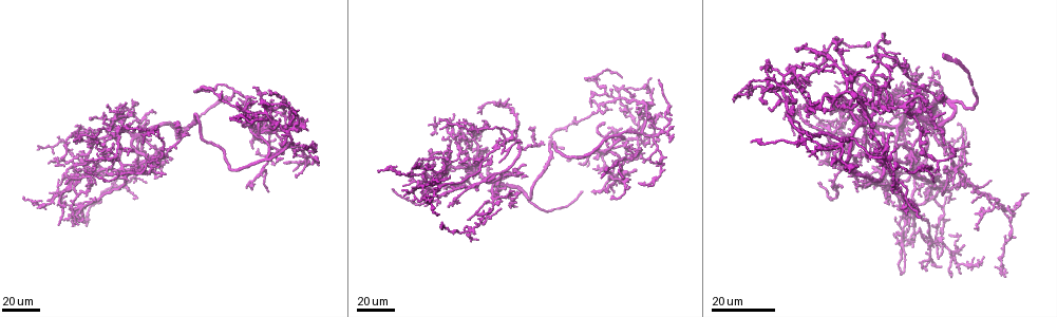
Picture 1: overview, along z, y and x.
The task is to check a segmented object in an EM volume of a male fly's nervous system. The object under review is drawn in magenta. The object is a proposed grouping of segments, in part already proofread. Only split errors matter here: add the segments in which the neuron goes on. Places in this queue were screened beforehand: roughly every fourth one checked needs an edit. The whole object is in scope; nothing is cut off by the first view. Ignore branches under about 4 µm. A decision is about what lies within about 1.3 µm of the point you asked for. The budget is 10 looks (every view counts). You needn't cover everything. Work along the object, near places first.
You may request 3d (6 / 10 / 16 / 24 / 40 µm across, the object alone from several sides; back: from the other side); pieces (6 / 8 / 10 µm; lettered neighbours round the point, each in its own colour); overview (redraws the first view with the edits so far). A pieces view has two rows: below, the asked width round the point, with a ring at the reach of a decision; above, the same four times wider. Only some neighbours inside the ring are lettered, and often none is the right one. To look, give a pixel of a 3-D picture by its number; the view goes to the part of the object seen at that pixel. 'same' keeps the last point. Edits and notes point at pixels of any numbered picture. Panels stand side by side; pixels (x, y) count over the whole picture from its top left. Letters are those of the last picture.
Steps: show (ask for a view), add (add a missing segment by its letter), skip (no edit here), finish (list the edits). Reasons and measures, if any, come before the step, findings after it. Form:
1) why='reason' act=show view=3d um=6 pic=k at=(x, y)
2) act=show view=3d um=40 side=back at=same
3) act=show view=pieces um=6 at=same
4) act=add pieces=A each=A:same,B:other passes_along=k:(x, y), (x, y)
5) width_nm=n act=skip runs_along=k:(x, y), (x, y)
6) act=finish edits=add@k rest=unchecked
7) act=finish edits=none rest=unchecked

why='an open end' act=show view=3d um=24 pic=1 at=(910, 224)

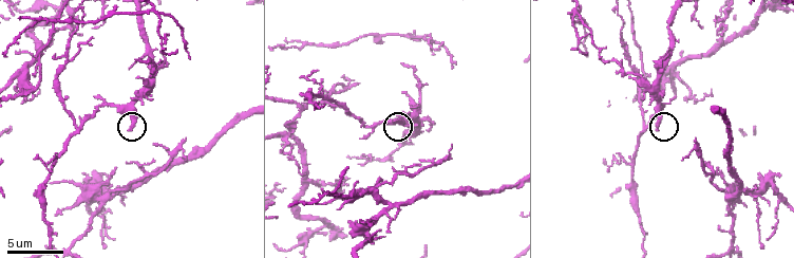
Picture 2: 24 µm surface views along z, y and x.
why='see the neighbours' act=show view=pieces um=6 pic=2 at=(394, 121)

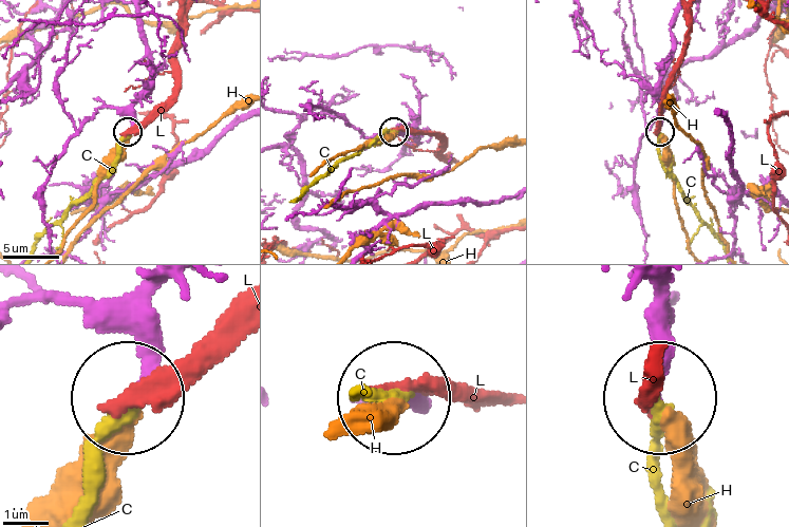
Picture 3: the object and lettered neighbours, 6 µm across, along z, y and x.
act=add pieces=C each=C:same,H:other,L:other passes_along=3:(664, 282), (653, 313), (657, 506) found='it goes on there'

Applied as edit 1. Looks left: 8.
act=show view=3d um=10 pic=2 at=(95, 97)

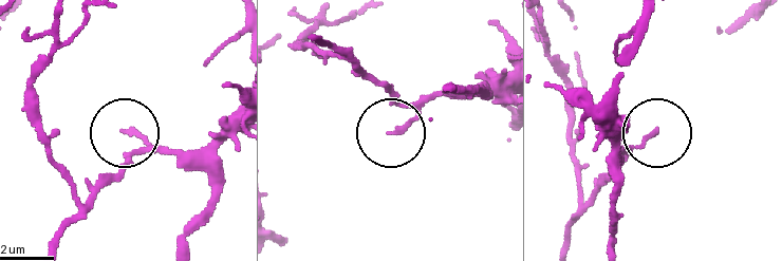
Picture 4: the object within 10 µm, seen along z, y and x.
act=show view=pieces um=8 pic=4 at=(657, 131)

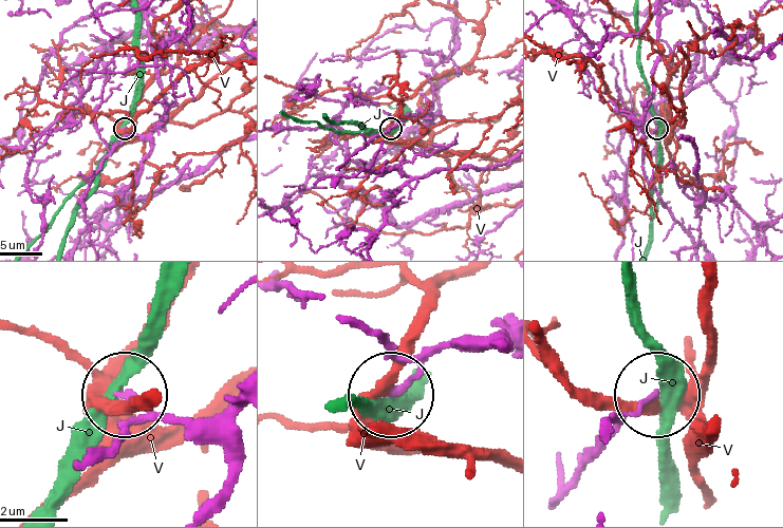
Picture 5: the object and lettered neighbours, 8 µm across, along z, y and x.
act=skip each=J:other,V:other runs_along=5:(608, 420), (655, 397) found='no lettered segment goes on from it'

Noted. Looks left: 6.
why='tapers out' act=show view=3d um=24 pic=1 at=(92, 119)

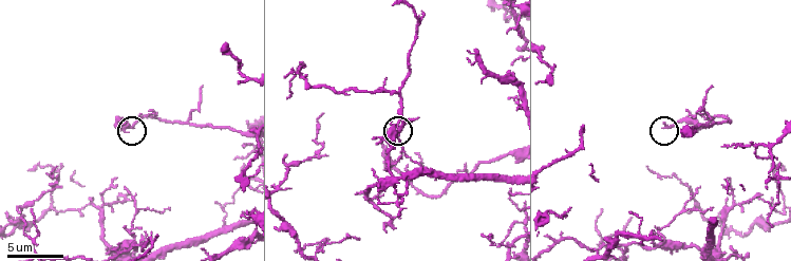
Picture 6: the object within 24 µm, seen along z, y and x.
why='what lies round it' act=show view=pieces um=8 pic=6 at=(121, 126)

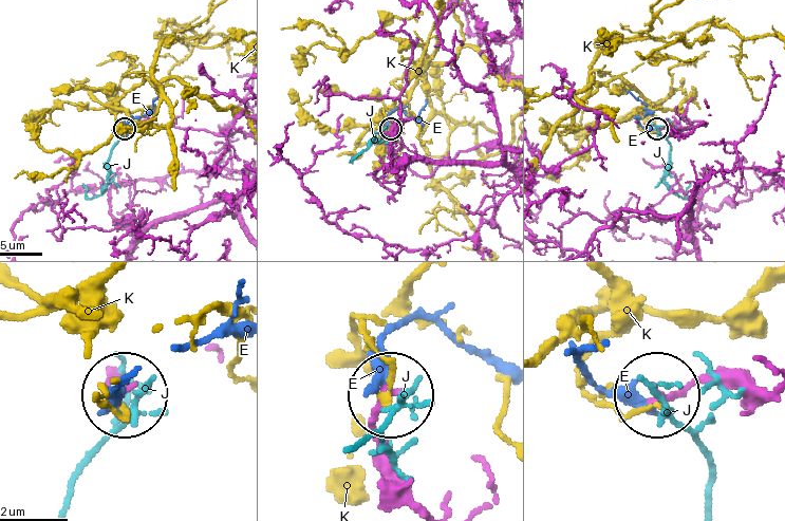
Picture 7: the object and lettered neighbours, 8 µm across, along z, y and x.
act=skip each=E:other,J:other,K:other found='no lettered segment goes on from it'

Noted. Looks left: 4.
why='an open end' act=show view=3d um=24 pic=1 at=(963, 139)

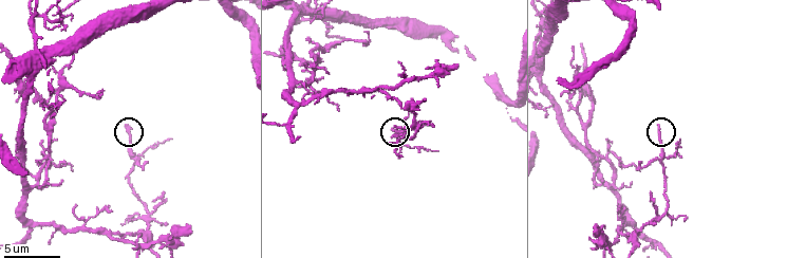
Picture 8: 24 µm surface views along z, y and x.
act=show view=3d um=10 pic=8 at=(127, 127)

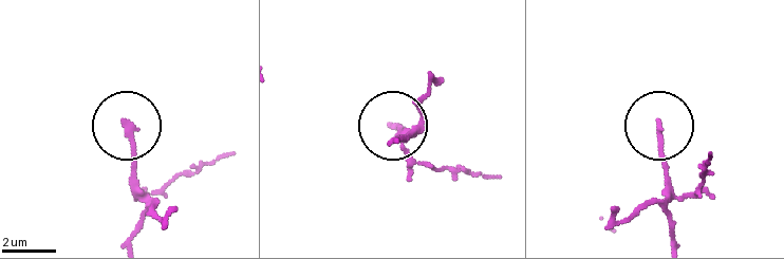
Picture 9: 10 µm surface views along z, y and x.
act=show view=pieces um=8 pic=9 at=(127, 123)

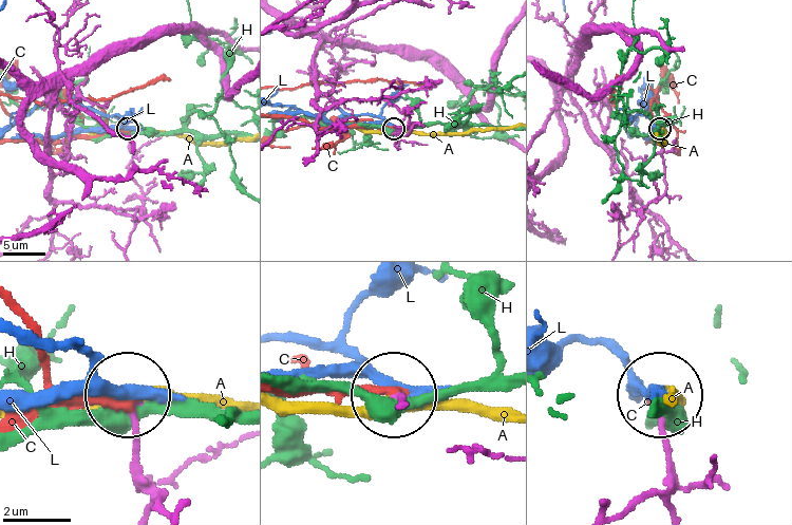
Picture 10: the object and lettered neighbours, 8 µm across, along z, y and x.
act=skip each=A:other,C:other,H:other,L:other found='none of them fits'

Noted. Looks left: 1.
act=finish edits=add@3 rest=unchecked

